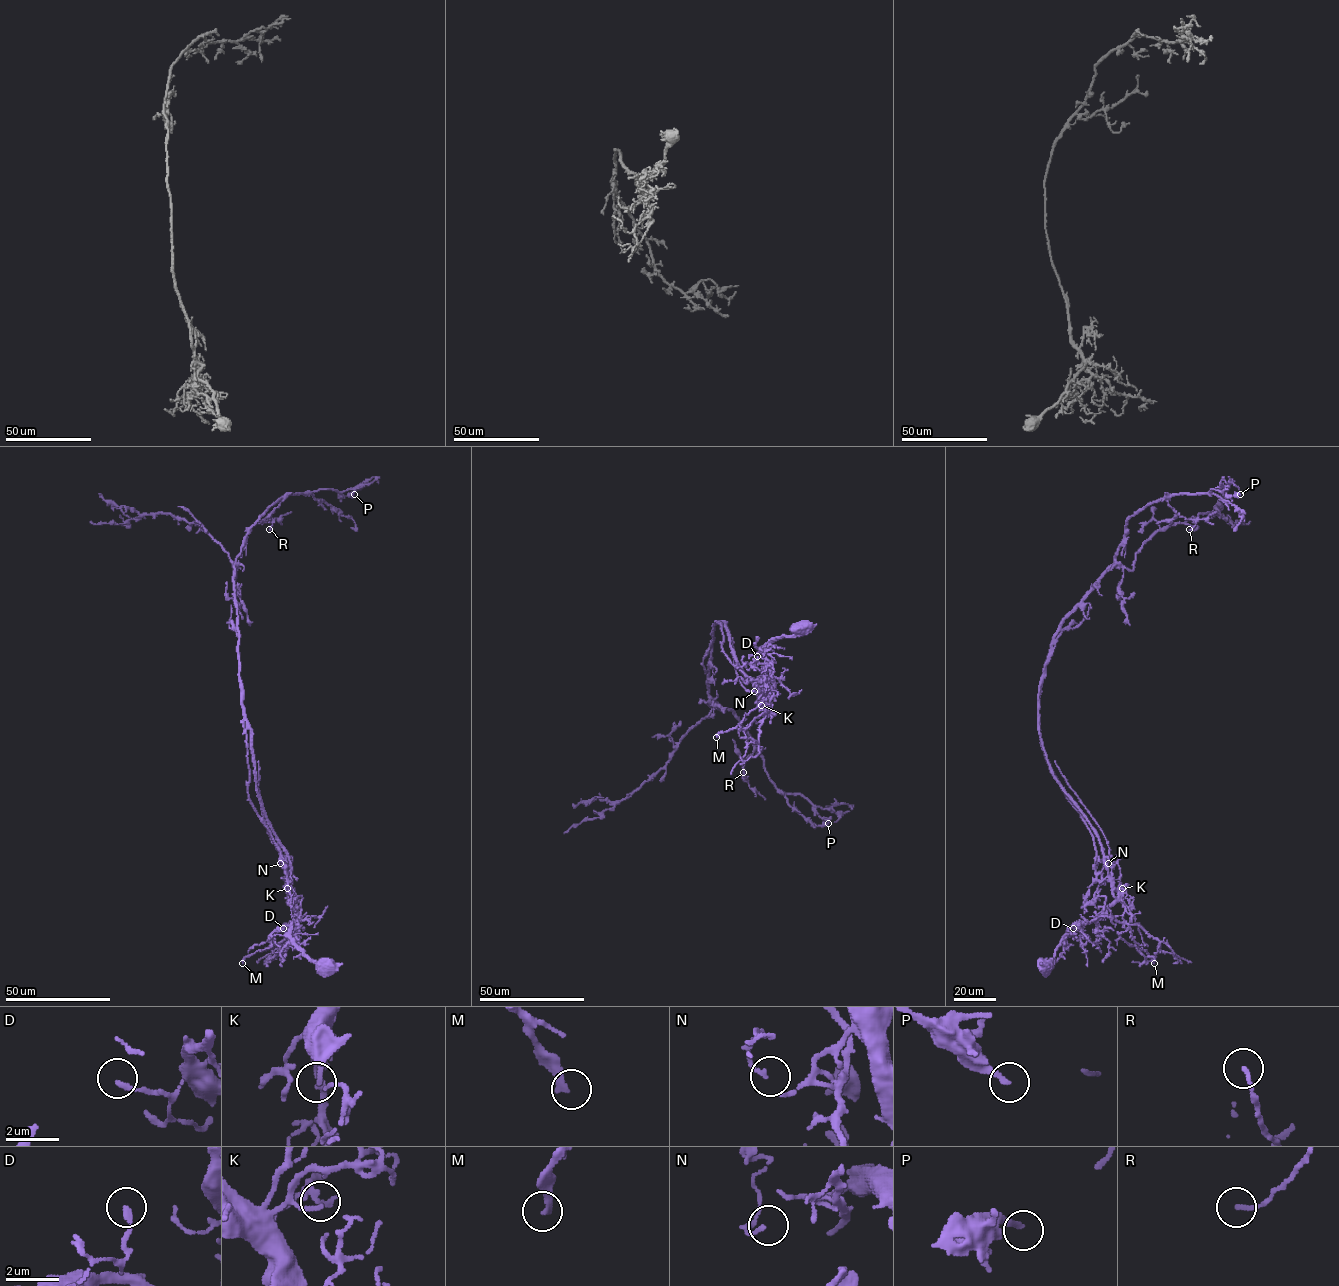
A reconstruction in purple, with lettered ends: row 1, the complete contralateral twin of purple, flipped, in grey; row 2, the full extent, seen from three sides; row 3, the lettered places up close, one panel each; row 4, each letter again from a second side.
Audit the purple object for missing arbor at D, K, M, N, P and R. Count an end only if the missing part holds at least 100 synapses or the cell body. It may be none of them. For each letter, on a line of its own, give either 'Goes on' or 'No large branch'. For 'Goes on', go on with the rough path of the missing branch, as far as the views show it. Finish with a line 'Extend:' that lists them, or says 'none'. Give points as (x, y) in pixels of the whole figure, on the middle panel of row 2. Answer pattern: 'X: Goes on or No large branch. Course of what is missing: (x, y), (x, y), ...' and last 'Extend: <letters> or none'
D: No large branch
K: No large branch
M: No large branch
N: No large branch
P: No large branch
R: No large branch
Extend: none

